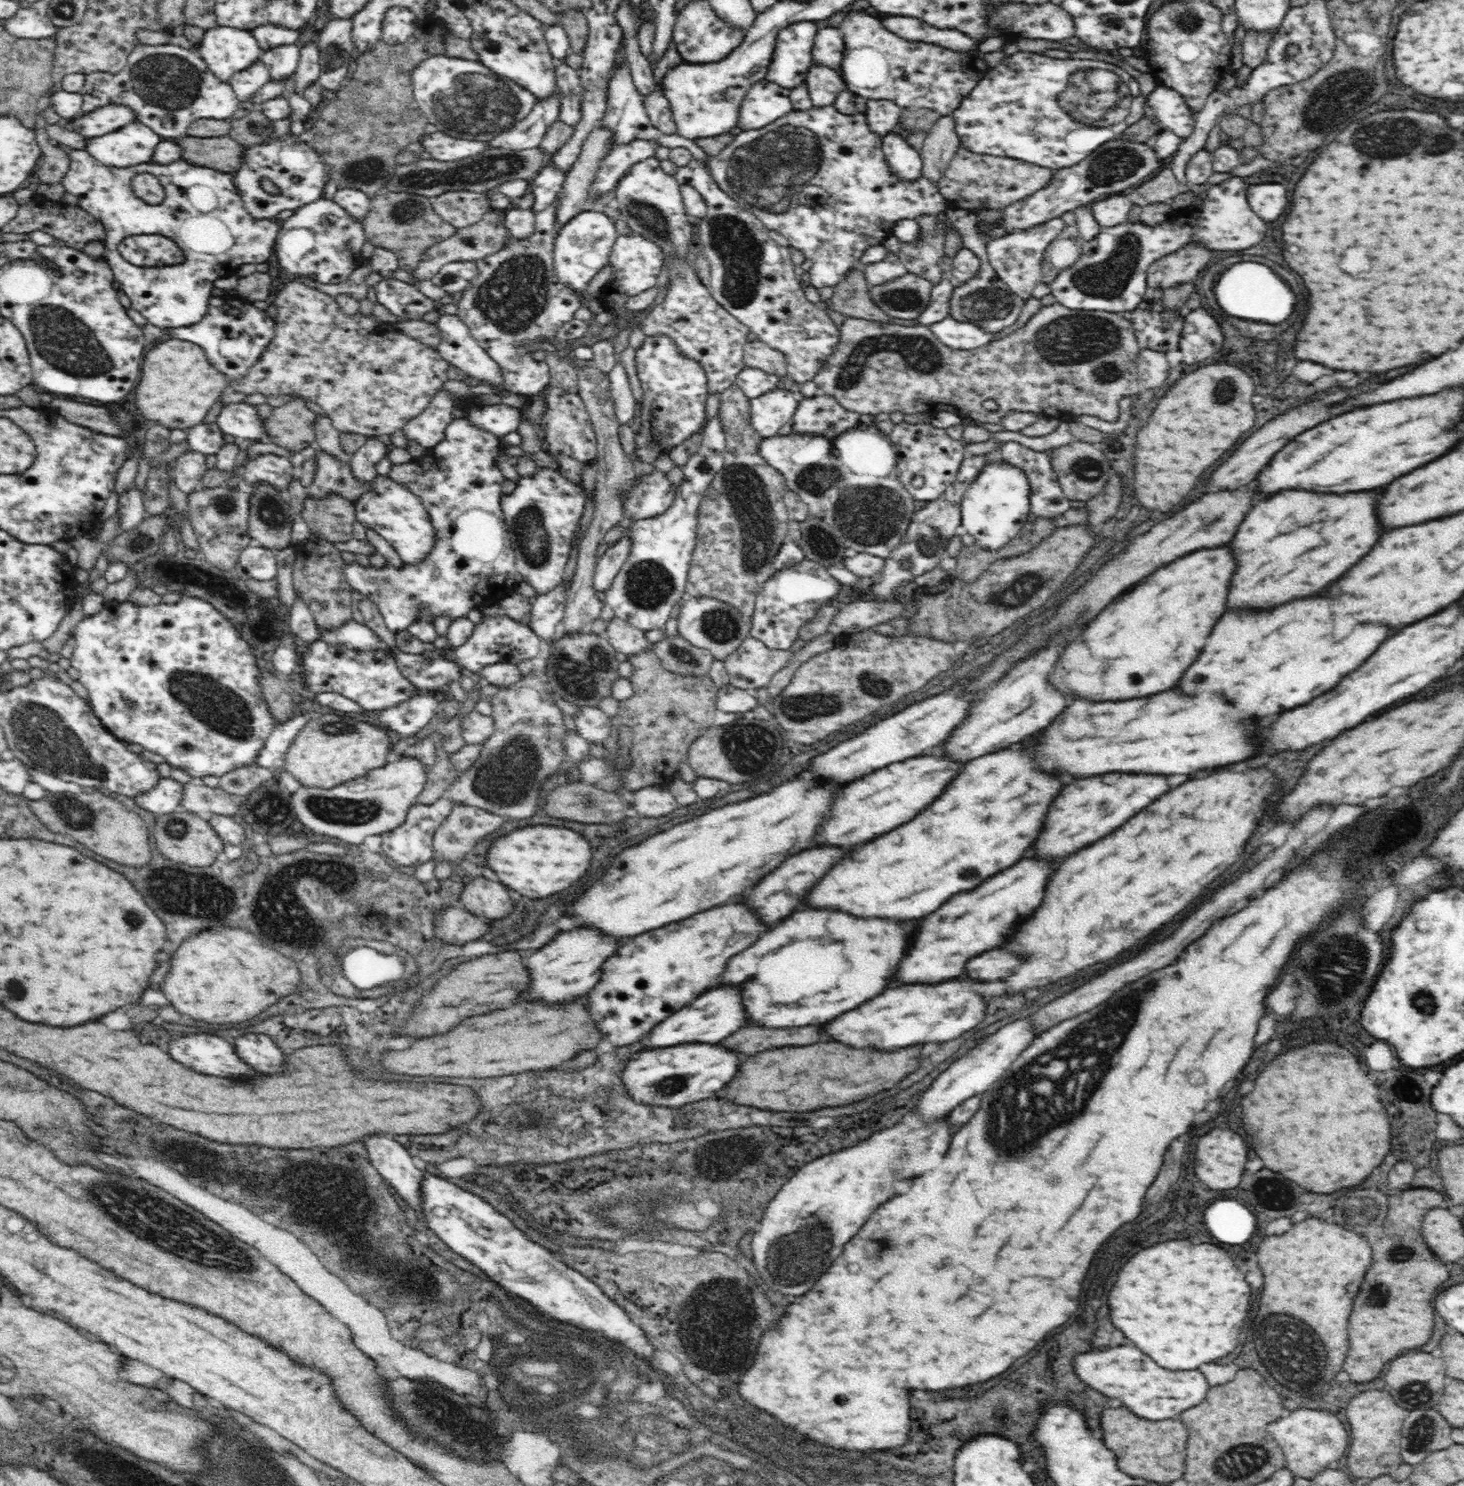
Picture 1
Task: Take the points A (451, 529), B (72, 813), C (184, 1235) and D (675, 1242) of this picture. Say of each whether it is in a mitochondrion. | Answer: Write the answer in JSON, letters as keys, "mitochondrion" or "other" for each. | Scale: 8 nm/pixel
{"A":"other","B":"mitochondrion","C":"mitochondrion","D":"other"}

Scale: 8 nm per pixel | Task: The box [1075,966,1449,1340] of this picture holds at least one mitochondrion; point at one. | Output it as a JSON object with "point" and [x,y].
{"point":[1365,1214]}

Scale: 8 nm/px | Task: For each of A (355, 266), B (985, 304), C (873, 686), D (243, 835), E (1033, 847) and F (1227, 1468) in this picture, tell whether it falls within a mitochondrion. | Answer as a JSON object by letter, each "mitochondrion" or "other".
{"A":"other","B":"mitochondrion","C":"mitochondrion","D":"other","E":"other","F":"mitochondrion"}

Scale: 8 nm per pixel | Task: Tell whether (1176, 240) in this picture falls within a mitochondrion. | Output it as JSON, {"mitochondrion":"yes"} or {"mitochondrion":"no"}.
{"mitochondrion":"no"}

